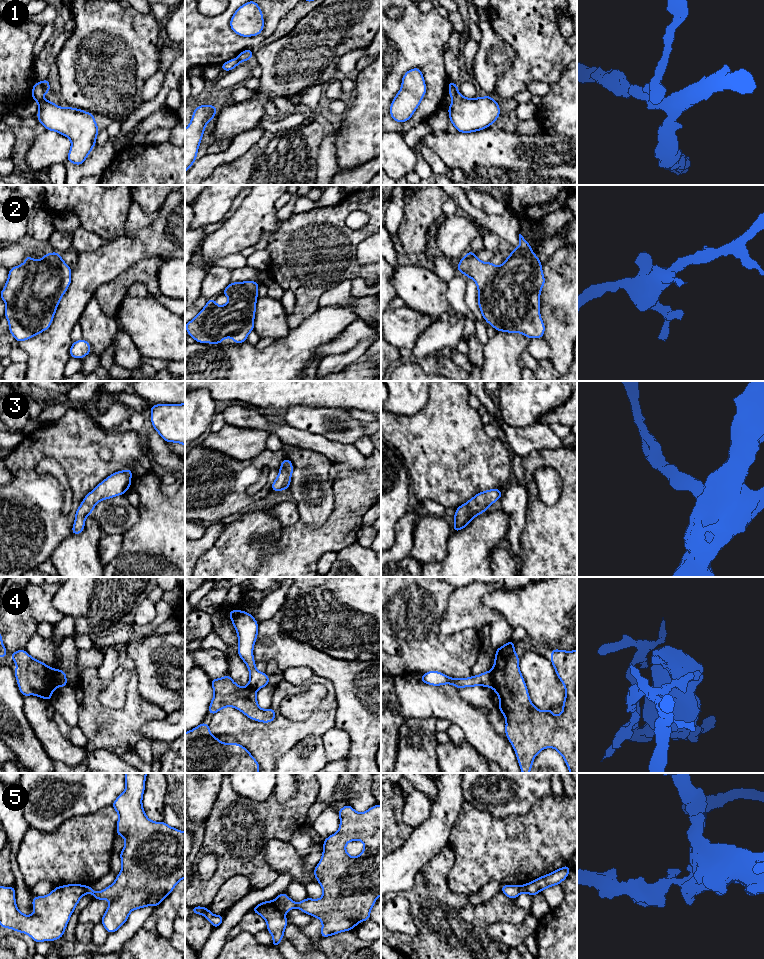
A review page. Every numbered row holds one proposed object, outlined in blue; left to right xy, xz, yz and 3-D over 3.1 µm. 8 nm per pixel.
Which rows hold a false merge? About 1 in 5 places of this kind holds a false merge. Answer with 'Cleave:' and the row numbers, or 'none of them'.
Cleave: 1, 4, 5

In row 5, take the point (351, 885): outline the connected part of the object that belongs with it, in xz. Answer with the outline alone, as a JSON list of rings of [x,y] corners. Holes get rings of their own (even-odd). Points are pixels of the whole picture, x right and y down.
[[[349,804],[337,811],[340,816],[339,830],[323,841],[322,857],[314,869],[323,896],[317,900],[307,897],[295,903],[286,893],[282,893],[273,900],[274,905],[284,913],[299,908],[319,918],[322,921],[322,938],[352,930],[358,923],[369,920],[375,900],[381,896],[381,805],[374,805],[363,813],[356,812]],[[353,840],[362,841],[365,845],[357,857],[349,856],[345,849],[346,844]]]

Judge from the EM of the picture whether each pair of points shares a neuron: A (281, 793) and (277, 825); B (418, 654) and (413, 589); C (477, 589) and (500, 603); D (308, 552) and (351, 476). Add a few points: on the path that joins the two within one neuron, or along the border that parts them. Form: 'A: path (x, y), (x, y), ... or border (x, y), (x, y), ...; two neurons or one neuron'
A: border (299, 788), (284, 802), (274, 795); two neurons
B: path (418, 638), (413, 623), (413, 605); one neuron
C: border (502, 587), (481, 600), (499, 614); two neurons
D: path (327, 533), (348, 512), (351, 495); one neuron

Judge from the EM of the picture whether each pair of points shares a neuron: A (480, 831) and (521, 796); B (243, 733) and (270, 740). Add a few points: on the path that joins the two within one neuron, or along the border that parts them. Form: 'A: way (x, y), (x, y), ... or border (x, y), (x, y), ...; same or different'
A: border (475, 808), (489, 811), (500, 818), (520, 815); different
B: way (250, 734), (263, 740); same

